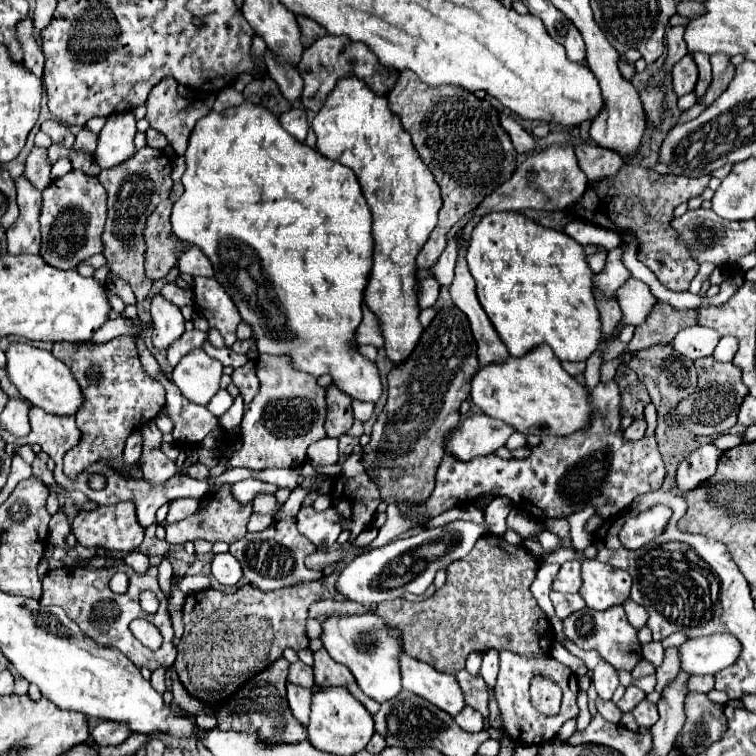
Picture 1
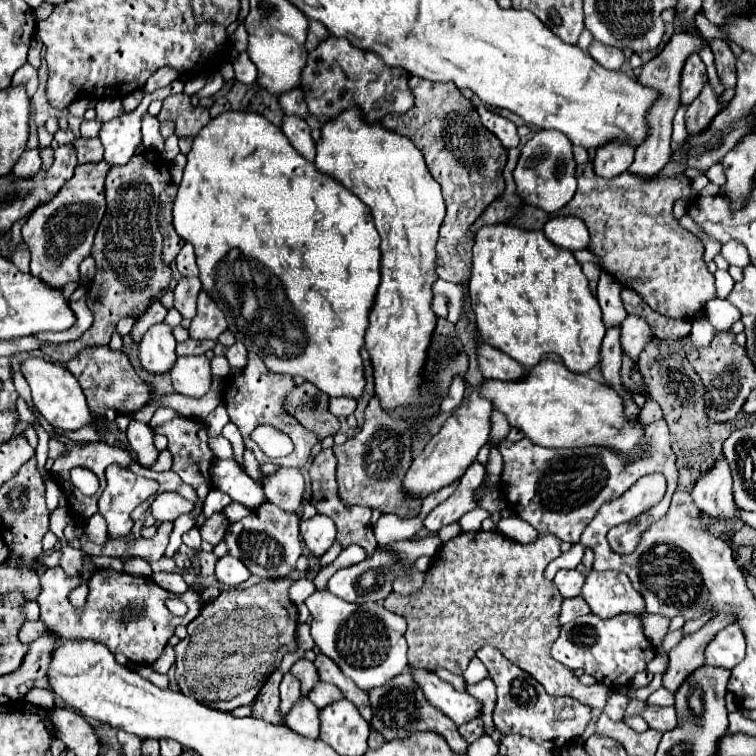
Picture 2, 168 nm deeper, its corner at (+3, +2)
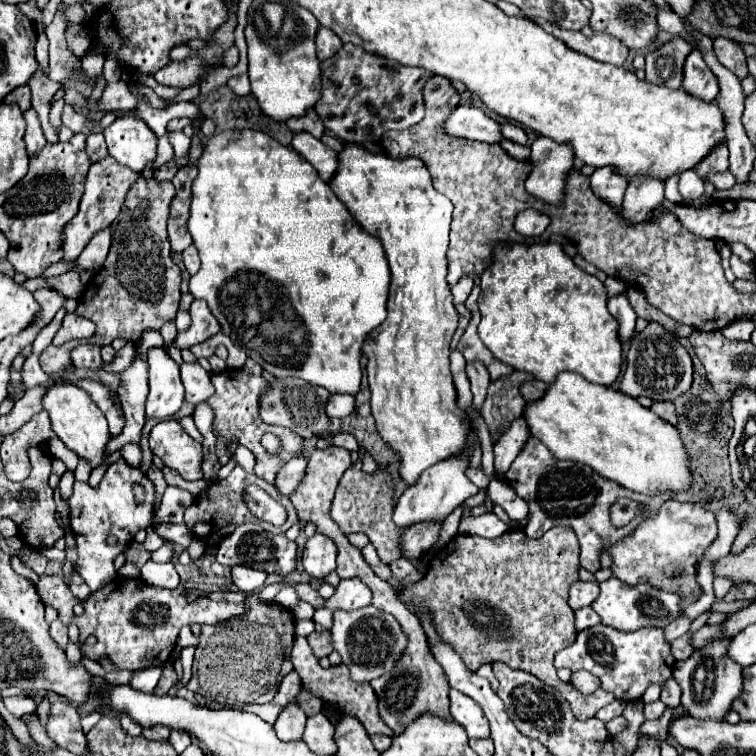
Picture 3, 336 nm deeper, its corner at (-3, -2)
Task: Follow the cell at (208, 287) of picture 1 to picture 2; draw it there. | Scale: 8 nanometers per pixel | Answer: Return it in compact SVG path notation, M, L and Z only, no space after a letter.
M200 290L200 294L198 294L198 312L192 320L192 326L188 328L190 338L218 340L218 336L226 330L228 330L228 320L224 316L224 312L210 300L210 296L206 296L206 292Z

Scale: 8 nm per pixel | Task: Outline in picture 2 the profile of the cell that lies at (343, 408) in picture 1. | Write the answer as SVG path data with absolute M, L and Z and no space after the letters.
M304 382L296 386L286 398L286 410L298 418L298 422L318 434L320 440L334 436L340 430L340 420L328 408L330 396L314 388L314 384Z

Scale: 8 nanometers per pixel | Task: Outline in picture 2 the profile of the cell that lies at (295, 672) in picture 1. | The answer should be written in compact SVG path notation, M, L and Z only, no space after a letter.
M288 672L280 684L280 700L282 700L280 710L282 710L282 714L288 714L288 710L298 700L298 696L300 696L300 680L292 672Z

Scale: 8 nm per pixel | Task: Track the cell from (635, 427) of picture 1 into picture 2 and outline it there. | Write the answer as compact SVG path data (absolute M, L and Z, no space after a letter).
M648 398L644 408L640 410L640 422L642 424L650 424L650 422L656 422L656 420L662 420L662 410L654 400Z

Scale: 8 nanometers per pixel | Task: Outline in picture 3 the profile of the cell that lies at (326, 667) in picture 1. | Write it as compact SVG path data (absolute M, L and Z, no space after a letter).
M296 638L294 640L294 648L292 648L292 664L294 664L294 670L300 674L302 678L302 686L314 694L314 696L320 696L320 700L328 706L334 706L338 712L342 714L352 714L356 716L362 726L366 728L368 734L384 734L384 736L390 736L390 728L382 722L382 718L378 716L378 700L376 700L376 692L370 684L356 684L352 678L350 678L350 671L348 666L340 664L340 666L330 666L328 670L324 670L319 664L318 658L312 654L308 642L304 638Z

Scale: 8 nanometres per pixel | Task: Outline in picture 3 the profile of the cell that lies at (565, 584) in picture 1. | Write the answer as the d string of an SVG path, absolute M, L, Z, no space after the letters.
M574 582L570 588L568 604L572 610L578 610L584 606L590 606L598 594L600 594L598 582Z

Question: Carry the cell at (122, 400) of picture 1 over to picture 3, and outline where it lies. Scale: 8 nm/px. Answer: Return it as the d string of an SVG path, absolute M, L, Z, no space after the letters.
M80 344L72 350L72 364L76 368L86 368L86 370L98 370L102 366L100 358L100 348L94 344Z

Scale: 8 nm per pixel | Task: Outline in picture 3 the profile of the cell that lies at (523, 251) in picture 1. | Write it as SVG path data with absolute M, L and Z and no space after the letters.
M514 244L512 248L496 248L496 254L494 254L494 262L488 270L482 272L482 292L480 292L480 300L478 300L478 309L482 314L482 320L478 324L478 336L480 340L488 346L488 350L492 350L492 354L512 366L514 370L522 370L522 372L530 372L534 378L542 380L544 384L552 384L556 380L556 376L564 370L568 372L576 372L576 374L582 374L588 382L594 382L594 384L602 384L602 386L612 386L620 374L620 368L622 368L622 344L620 344L620 338L618 338L618 332L616 332L616 320L612 320L612 314L608 312L606 308L606 300L608 300L608 294L606 294L606 286L596 278L596 276L590 276L586 274L582 268L578 268L572 258L560 248L560 244L532 244L532 246L522 246L522 244Z

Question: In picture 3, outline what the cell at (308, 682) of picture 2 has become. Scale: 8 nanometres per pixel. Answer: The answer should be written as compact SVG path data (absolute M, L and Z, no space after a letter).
M300 690L300 694L298 694L296 702L298 702L298 706L300 706L308 716L318 714L318 712L322 710L322 702L320 702L318 698L310 696L310 692L306 692L306 690Z

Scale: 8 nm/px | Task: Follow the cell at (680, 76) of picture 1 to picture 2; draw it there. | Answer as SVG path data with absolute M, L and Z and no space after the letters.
M692 54L682 70L682 82L680 82L680 90L682 90L682 104L690 104L702 90L704 82L706 82L706 66L702 64L698 54Z

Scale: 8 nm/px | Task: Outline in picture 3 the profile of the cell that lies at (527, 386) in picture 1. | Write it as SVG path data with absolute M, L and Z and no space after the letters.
M558 374L542 400L526 404L524 418L530 434L544 442L558 460L586 464L596 474L632 492L646 496L662 492L680 494L692 486L690 462L678 428L660 420L634 398L614 388L592 384L580 374Z

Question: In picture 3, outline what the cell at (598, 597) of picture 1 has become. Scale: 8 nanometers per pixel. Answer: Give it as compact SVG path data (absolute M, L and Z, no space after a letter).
M610 578L606 582L600 582L600 596L592 604L592 608L602 618L602 624L612 626L612 628L622 630L622 632L634 632L634 630L644 628L644 626L664 628L666 624L674 622L682 614L680 602L682 602L680 596L676 596L672 592L664 592L664 590L654 588L650 584L628 586L628 584L620 582L618 578Z

